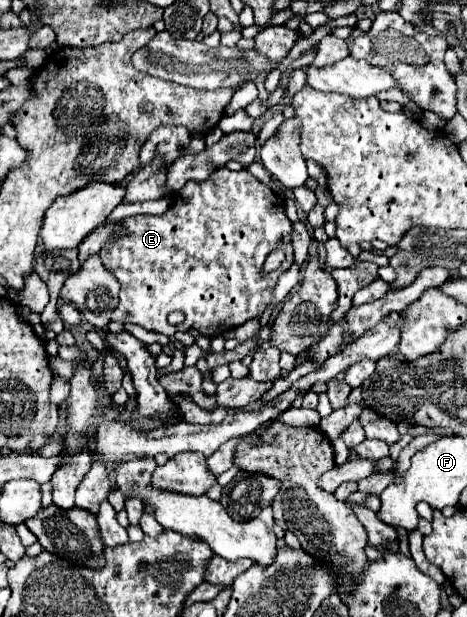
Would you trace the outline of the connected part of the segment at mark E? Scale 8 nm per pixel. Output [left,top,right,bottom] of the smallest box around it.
[100,168,292,338]

